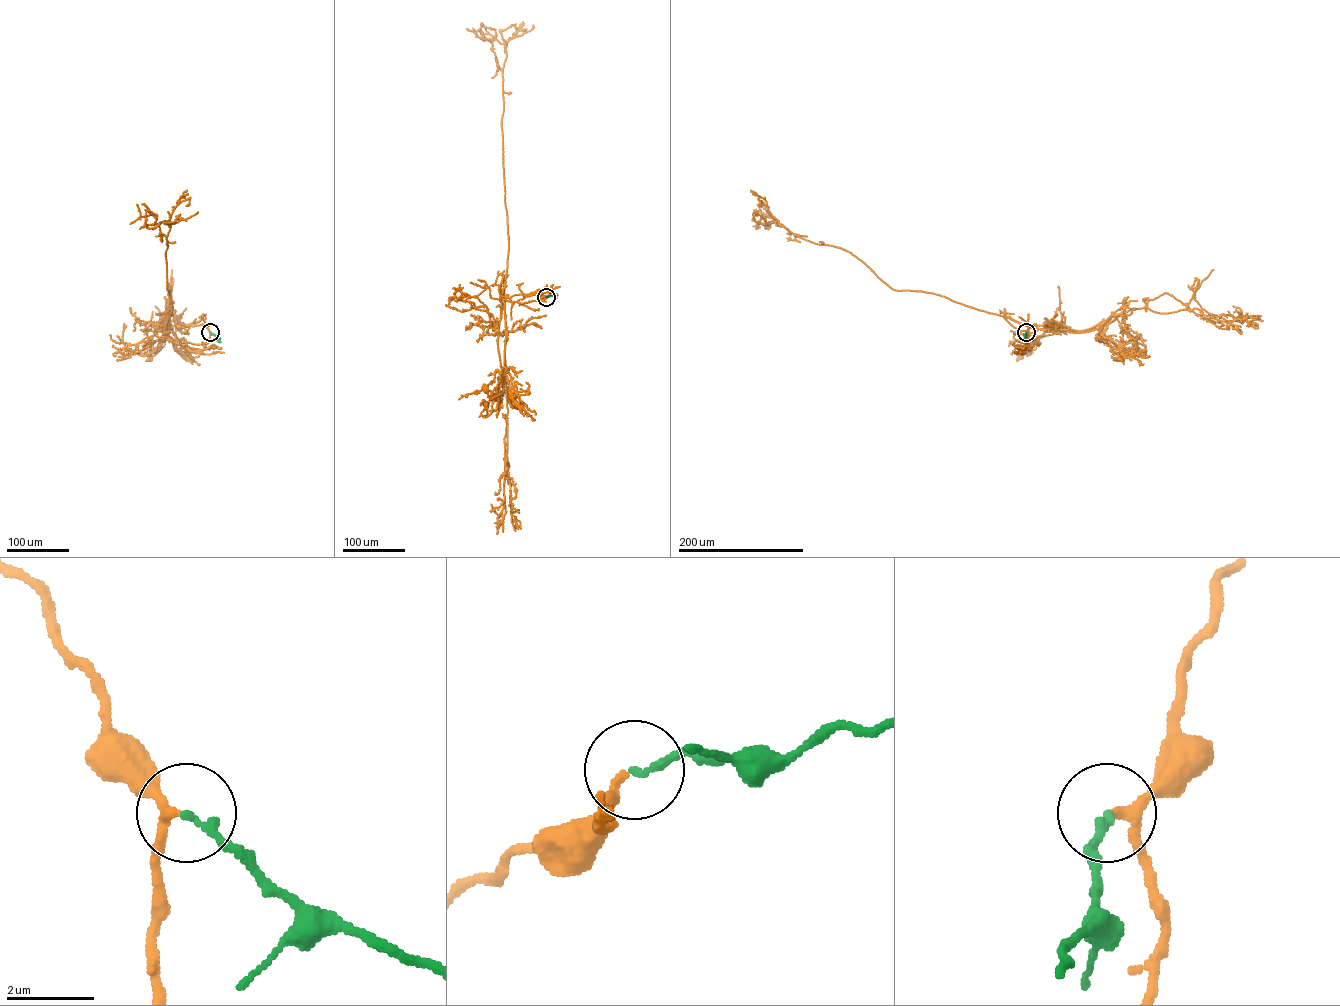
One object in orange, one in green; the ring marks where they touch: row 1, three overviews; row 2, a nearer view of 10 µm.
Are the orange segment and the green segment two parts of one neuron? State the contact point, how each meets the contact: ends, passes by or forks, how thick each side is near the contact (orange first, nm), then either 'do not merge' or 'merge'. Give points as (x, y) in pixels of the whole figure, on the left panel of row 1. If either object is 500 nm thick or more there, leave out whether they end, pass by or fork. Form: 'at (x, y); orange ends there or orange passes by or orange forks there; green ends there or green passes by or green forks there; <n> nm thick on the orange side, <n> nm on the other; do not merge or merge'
at (210, 332); orange passes by; green ends there; 180 nm thick on the orange side, 190 nm on the other; merge

